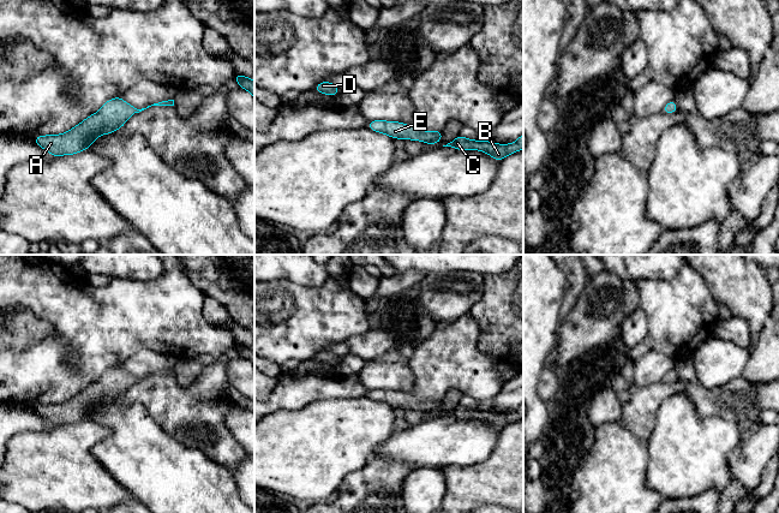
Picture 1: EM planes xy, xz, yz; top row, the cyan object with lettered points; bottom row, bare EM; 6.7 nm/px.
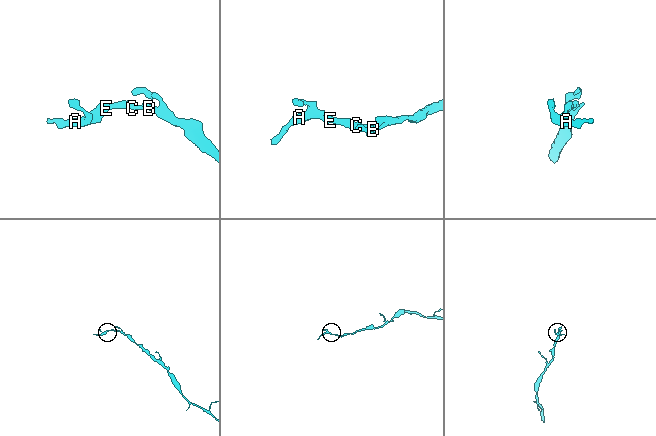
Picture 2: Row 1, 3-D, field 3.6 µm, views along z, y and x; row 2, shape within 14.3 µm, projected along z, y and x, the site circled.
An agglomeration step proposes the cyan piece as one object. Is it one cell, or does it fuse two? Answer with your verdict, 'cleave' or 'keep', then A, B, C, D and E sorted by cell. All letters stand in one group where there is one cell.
keep; A B C D E

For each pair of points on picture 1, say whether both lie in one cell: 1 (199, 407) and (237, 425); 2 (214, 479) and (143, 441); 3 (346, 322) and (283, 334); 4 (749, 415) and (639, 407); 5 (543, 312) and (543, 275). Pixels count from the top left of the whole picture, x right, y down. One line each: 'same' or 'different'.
1: different
2: same
3: same
4: same
5: same

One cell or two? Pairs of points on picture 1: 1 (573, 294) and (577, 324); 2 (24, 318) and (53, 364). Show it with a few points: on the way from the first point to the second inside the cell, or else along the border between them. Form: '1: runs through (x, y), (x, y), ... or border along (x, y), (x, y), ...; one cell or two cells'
1: border along (588, 280), (575, 305), (559, 326); two cells
2: border along (52, 324), (48, 335), (21, 350), (12, 349); two cells

